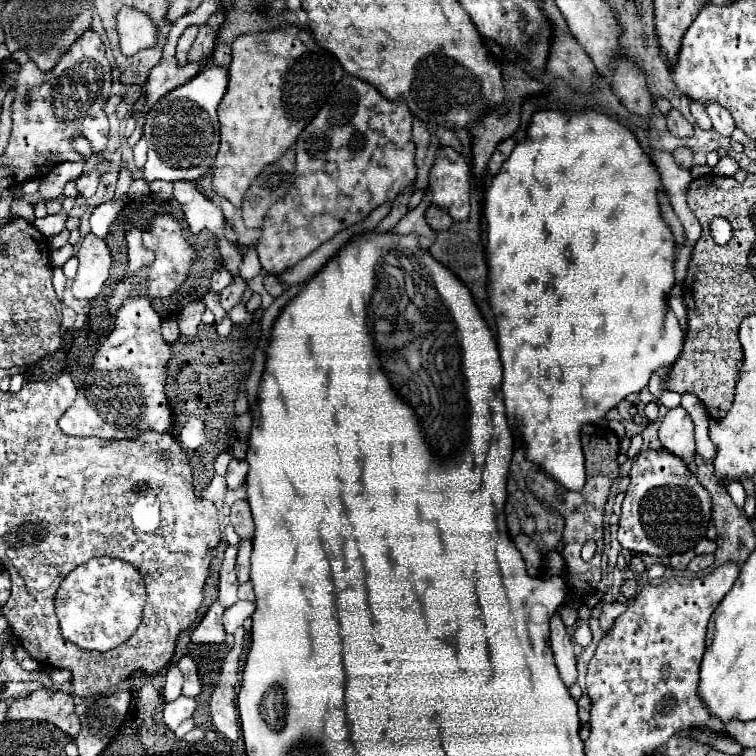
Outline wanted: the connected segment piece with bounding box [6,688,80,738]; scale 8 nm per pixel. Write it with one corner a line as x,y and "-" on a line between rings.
50,688
34,690
30,696
12,702
12,706
6,710
6,720
50,722
72,738
78,736
80,732
80,720
74,714
72,696
60,690
50,690

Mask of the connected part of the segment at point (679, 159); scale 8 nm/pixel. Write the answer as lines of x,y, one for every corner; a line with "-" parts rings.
680,146
680,148
676,148
674,150
674,160
676,160
676,164
680,166
680,168
684,168
684,170
690,170
692,168
692,150
690,148
686,148
686,146

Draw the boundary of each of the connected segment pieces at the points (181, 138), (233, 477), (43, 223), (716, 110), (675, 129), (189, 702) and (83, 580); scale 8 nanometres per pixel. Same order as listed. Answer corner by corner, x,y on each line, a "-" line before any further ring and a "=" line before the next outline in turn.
206,66
186,84
170,90
162,96
154,108
146,114
144,138
148,142
148,160
144,166
144,180
196,180
208,172
214,164
218,142
220,142
220,124
216,108
226,92
228,70
220,66
=
232,460
228,466
228,472
226,472
228,488
230,490
240,488
246,482
246,476
248,476
248,462
246,460
=
60,212
60,214
54,214
54,216
44,216
44,218
36,218
34,220
34,226
48,238
48,236
54,236
54,234
60,234
64,230
64,222
66,222
68,214
66,212
=
706,102
704,104
710,120
712,120
712,126
716,132
724,134
724,136
730,136
732,130
734,130
734,120
730,116
730,112
726,108
722,108
718,102
=
672,108
672,110
666,114
666,122
668,122
668,130
670,130
674,136
684,138
684,136
692,136
692,134
694,134
692,124
680,114
680,110
674,110
674,108
=
178,696
174,702
168,702
164,706
164,722
170,730
176,730
182,720
186,720
194,714
194,710
196,710
196,700
194,698
=
92,558
76,566
60,584
54,610
60,618
60,632
68,642
84,650
108,652
126,642
142,620
146,604
146,584
138,568
126,560

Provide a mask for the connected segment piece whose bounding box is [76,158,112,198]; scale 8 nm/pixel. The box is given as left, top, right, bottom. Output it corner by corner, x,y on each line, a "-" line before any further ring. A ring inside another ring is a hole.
104,158
104,160
102,160
90,174
82,174
82,176
76,180
76,186
78,186
80,196
86,196
86,198
94,196
100,178
110,170
110,166
112,166
112,162
110,162
108,158

